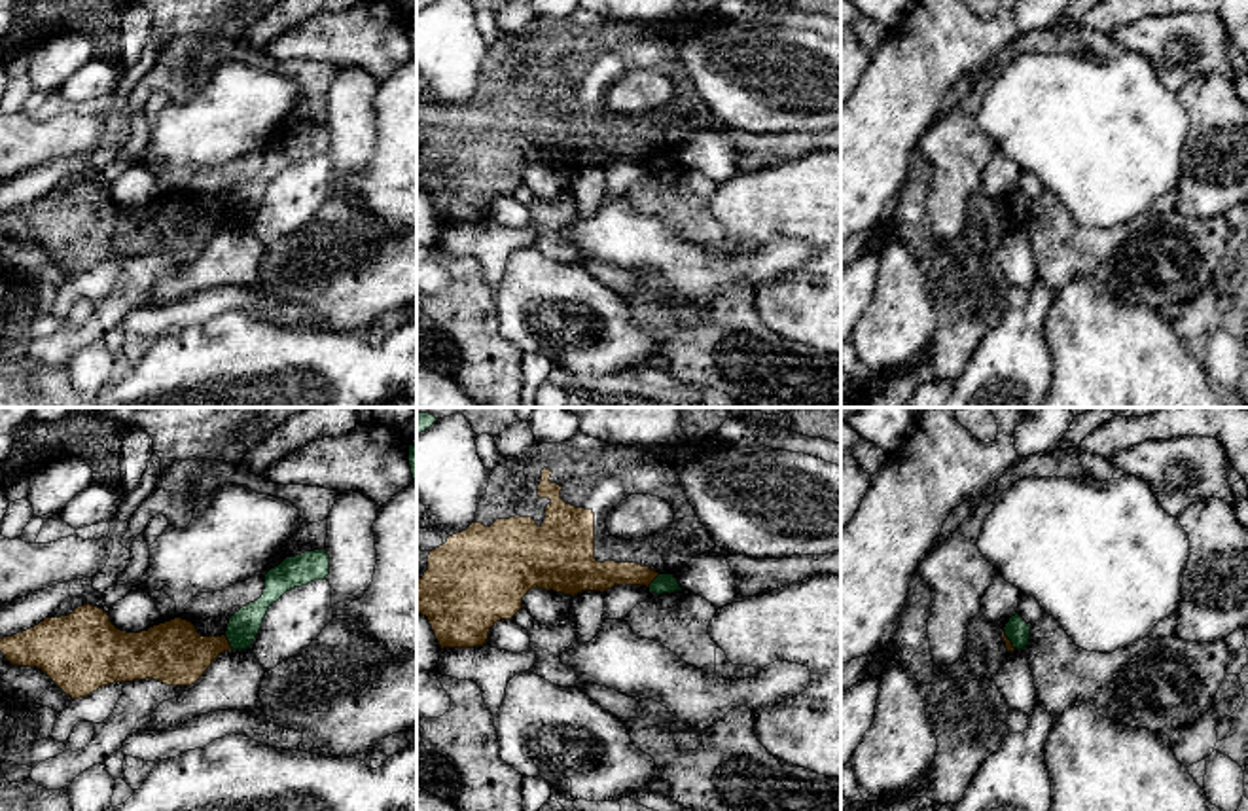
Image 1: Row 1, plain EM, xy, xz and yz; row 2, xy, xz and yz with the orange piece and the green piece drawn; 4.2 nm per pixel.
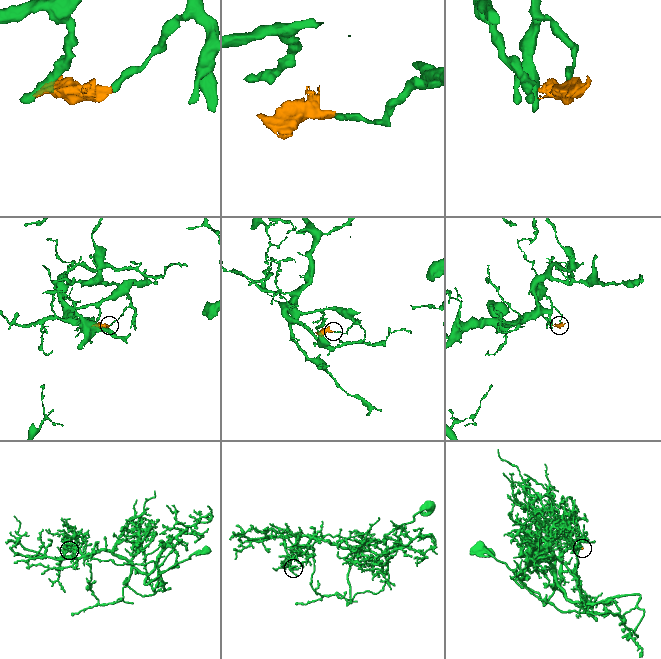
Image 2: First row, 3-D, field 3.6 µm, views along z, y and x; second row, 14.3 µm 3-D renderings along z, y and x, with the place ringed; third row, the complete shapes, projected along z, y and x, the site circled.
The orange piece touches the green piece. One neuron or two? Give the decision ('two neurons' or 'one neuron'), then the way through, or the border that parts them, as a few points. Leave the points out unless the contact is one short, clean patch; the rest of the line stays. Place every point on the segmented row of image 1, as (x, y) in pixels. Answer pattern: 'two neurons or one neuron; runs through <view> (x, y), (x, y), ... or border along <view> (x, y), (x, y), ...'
two neurons; border along xy (224, 635), (233, 648)

